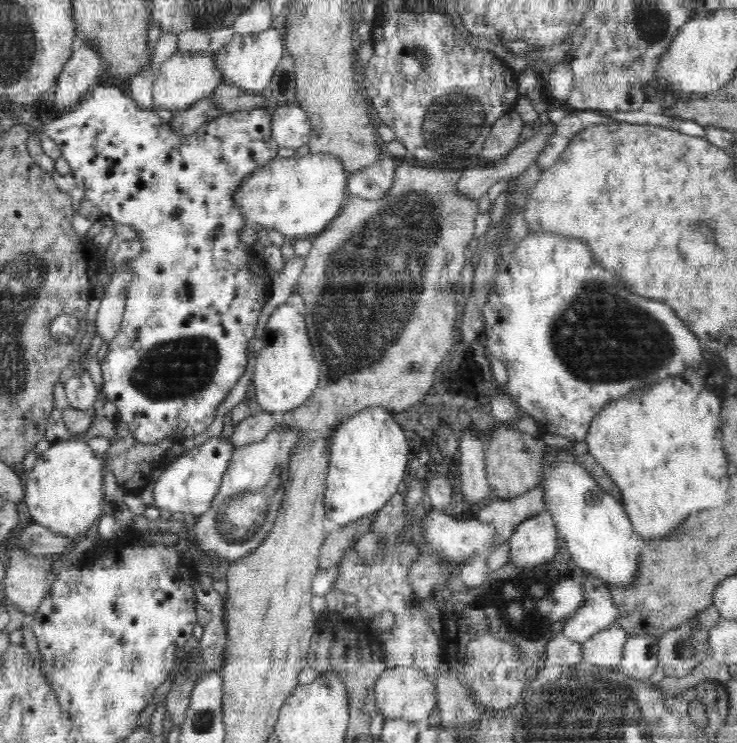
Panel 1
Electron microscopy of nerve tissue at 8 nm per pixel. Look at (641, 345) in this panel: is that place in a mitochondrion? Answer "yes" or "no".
yes

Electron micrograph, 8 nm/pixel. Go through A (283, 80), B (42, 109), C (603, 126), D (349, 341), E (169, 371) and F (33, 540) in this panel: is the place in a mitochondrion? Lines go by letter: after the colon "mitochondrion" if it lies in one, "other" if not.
A: mitochondrion
B: other
C: other
D: mitochondrion
E: mitochondrion
F: mitochondrion

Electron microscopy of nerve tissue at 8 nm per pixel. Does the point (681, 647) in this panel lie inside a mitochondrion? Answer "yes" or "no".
yes

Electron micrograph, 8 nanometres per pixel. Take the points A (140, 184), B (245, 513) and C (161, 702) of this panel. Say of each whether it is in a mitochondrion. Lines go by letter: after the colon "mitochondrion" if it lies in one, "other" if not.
A: other
B: mitochondrion
C: other

